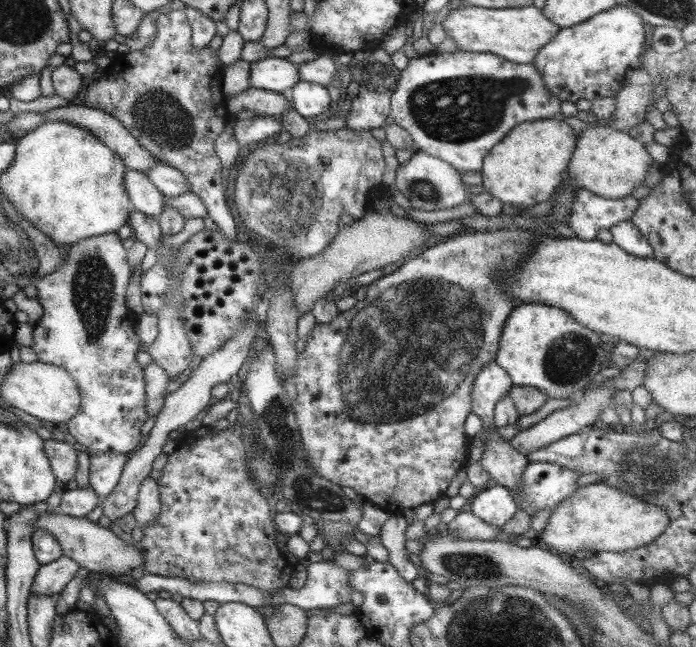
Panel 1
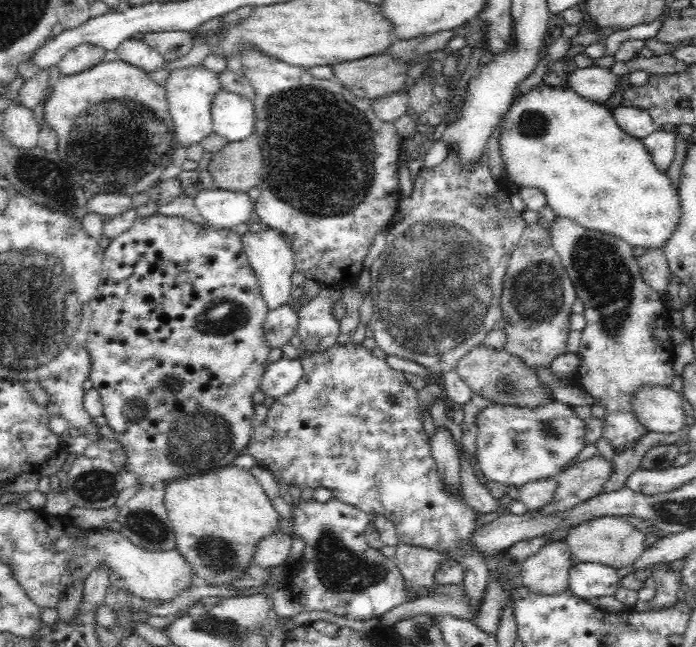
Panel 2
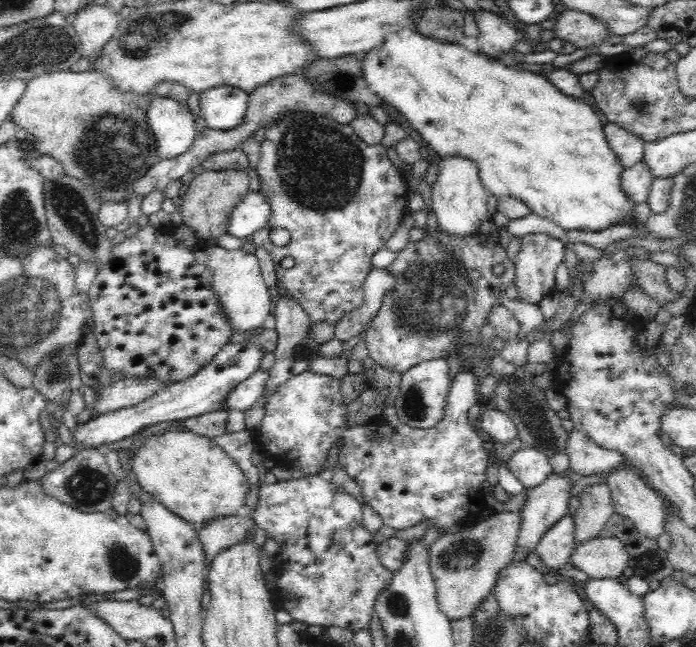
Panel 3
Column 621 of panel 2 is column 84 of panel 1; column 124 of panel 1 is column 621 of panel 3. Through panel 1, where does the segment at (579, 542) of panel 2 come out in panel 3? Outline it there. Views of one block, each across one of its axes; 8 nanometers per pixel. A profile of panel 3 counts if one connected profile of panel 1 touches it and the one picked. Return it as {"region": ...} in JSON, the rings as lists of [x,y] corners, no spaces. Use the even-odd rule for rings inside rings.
{"region":[[[598,536],[571,552],[572,563],[591,580],[618,579],[627,568],[628,551],[616,537]]]}

